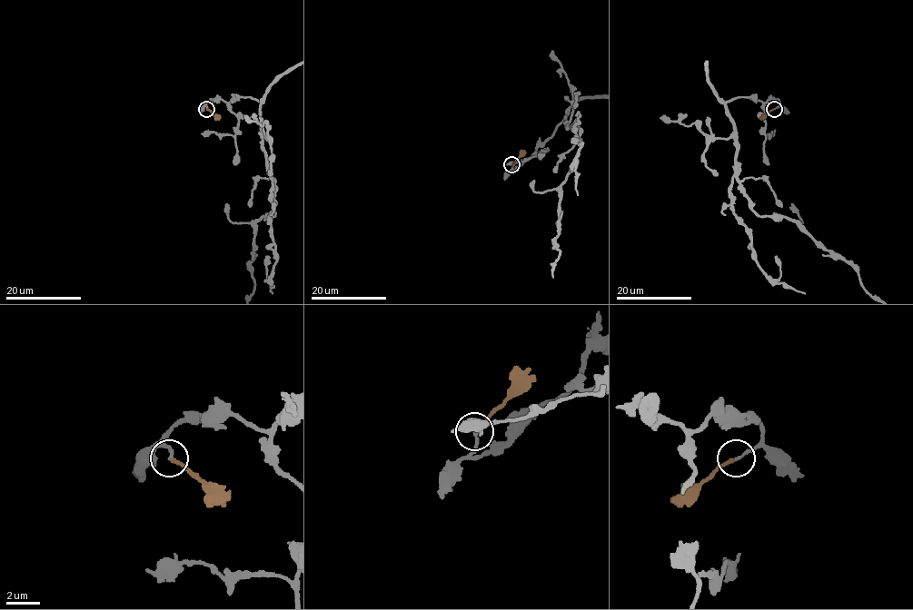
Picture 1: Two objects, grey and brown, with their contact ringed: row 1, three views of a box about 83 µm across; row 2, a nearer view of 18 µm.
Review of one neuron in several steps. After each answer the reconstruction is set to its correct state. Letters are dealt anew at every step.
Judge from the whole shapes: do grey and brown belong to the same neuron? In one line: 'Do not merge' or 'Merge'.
Merge

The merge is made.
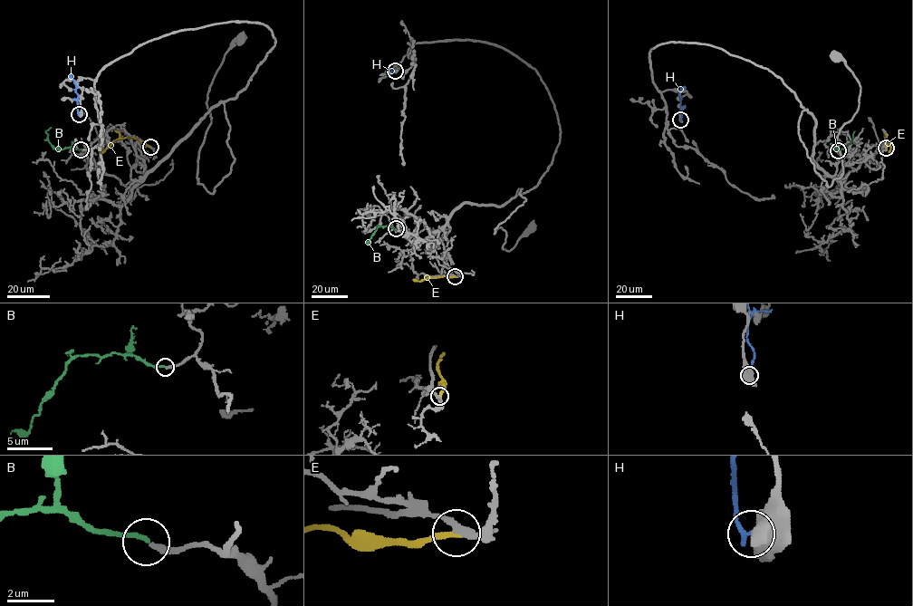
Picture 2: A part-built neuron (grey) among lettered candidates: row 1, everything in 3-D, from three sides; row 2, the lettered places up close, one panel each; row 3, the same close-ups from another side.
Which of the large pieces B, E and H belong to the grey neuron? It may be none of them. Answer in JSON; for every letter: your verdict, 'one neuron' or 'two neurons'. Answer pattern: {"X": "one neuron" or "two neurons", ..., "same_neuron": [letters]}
{"B": "one neuron", "E": "two neurons", "H": "two neurons", "same_neuron": ["B"]}

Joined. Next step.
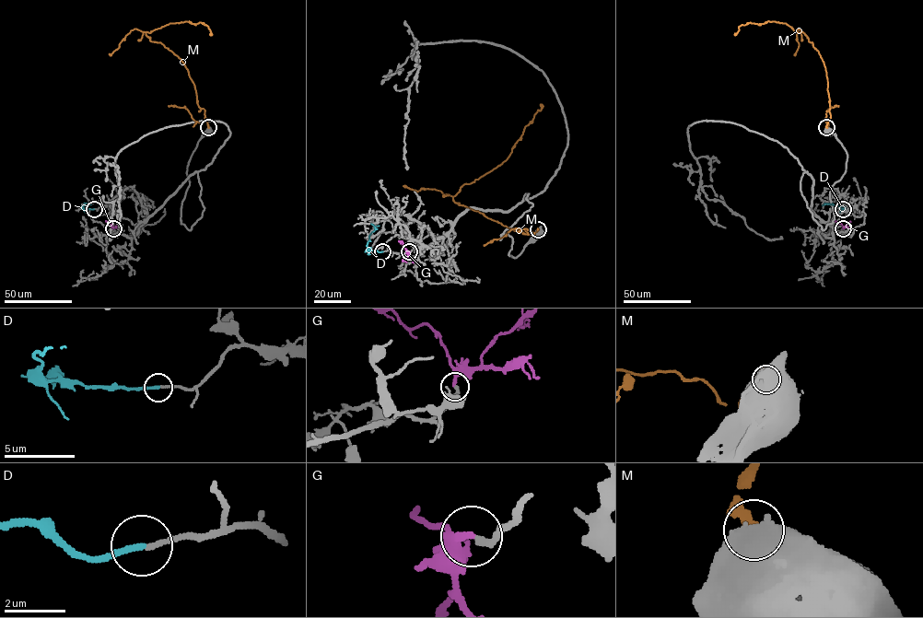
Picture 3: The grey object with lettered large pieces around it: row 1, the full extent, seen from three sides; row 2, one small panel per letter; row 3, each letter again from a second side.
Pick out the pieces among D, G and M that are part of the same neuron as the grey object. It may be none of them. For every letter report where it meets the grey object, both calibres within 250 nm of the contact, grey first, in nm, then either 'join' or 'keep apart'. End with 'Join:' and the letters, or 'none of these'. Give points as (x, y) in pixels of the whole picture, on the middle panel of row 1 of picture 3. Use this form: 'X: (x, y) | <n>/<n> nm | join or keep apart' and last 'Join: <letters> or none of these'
D: (382, 251) | 180/190 nm | join
G: (409, 251) | 240/240 nm | join
M: (538, 229) | 750/400 nm | keep apart
Join: D, G

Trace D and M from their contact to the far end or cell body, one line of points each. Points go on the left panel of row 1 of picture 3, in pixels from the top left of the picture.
D: (94, 209), (82, 207), (85, 205)
M: (208, 127), (183, 63), (146, 33), (189, 21), (207, 26), (210, 35)

